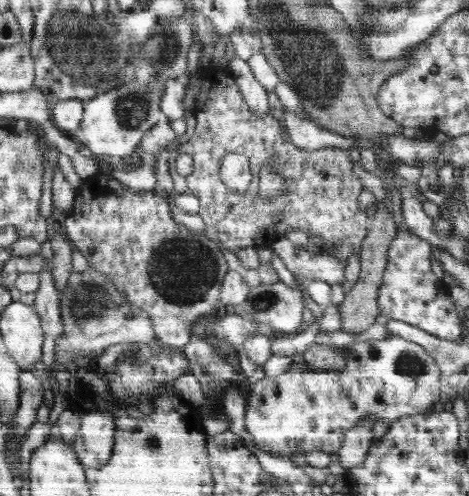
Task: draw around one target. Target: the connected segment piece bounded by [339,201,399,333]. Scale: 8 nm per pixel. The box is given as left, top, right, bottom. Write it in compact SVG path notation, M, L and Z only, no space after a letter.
M376 202L378 206L376 214L370 225L370 230L361 245L359 253L362 263L362 270L358 278L358 282L350 292L345 294L344 300L339 305L340 319L342 319L342 328L340 330L361 333L369 326L375 323L376 316L380 314L378 310L378 296L380 288L383 286L383 275L388 265L388 252L392 240L395 239L397 230L396 222L394 222L393 214L386 208L384 202Z

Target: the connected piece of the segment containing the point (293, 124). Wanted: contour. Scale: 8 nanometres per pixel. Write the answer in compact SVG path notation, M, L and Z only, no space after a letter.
M293 111L284 112L285 128L288 131L292 144L302 151L315 151L325 146L336 146L340 149L354 149L357 144L353 137L340 136L336 132L317 125L311 119L302 119L300 115Z

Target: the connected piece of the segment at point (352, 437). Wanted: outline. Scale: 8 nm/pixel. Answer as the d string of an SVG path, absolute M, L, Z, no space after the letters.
M366 418L345 432L342 446L337 451L339 463L345 469L360 466L364 462L364 456L368 454L368 448L372 446L373 423Z

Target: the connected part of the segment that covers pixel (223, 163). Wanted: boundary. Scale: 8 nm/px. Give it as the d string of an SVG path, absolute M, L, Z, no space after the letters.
M226 154L220 160L220 179L231 191L243 193L252 180L249 160L246 155Z

